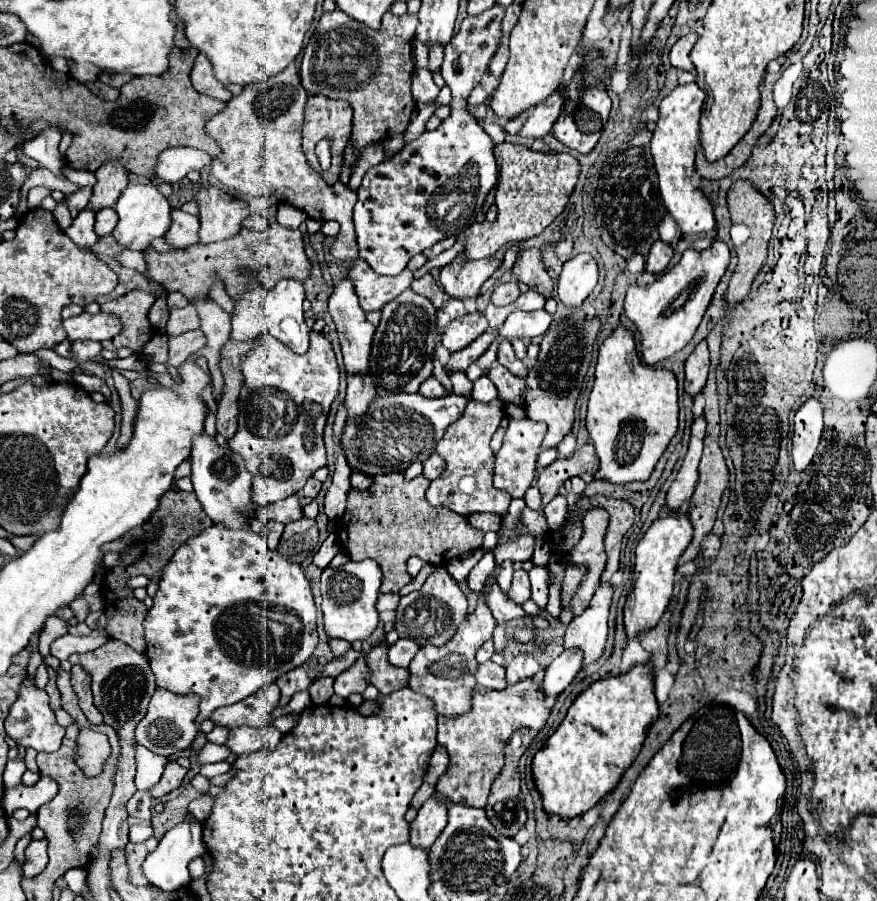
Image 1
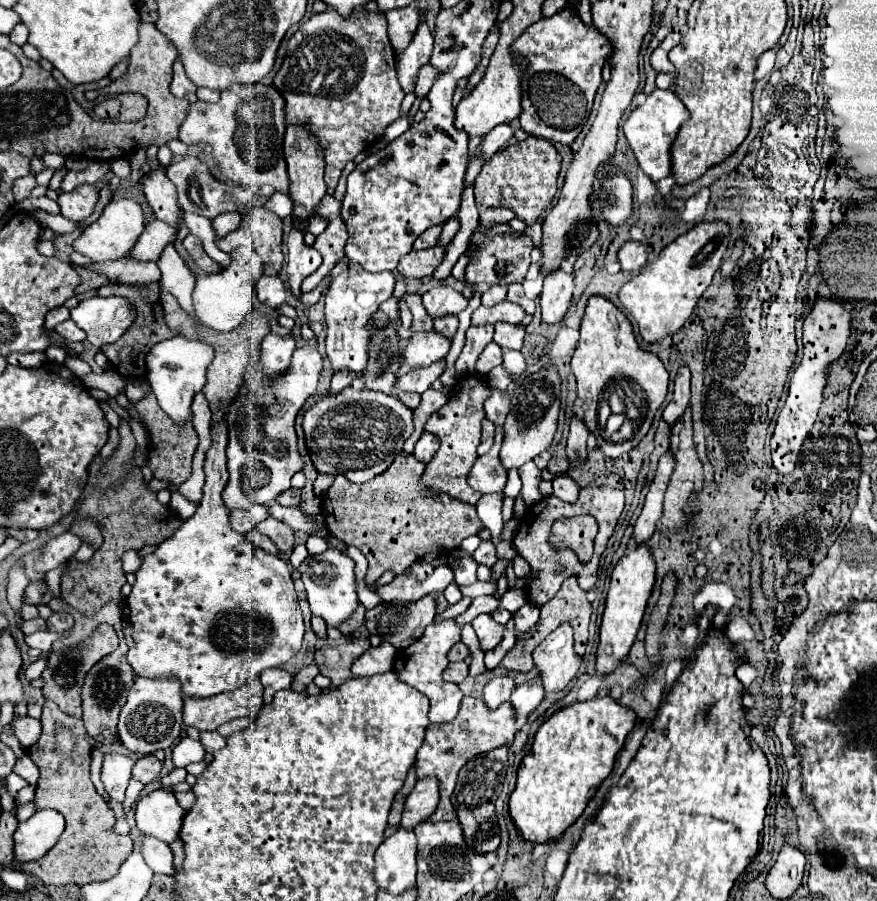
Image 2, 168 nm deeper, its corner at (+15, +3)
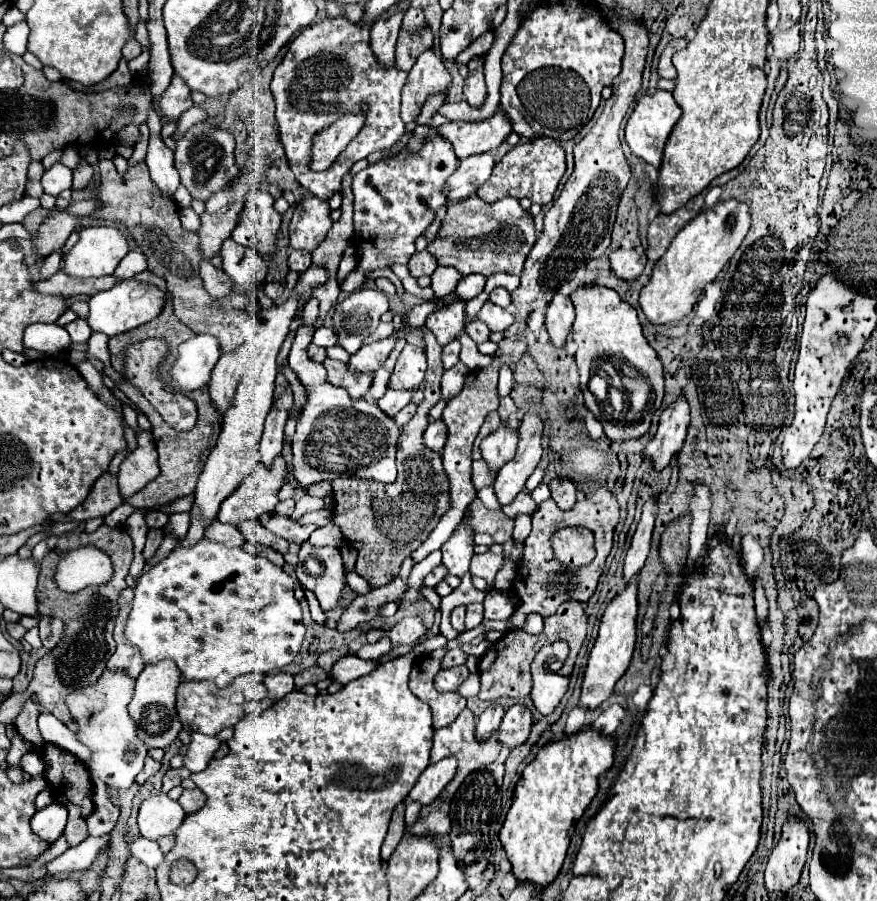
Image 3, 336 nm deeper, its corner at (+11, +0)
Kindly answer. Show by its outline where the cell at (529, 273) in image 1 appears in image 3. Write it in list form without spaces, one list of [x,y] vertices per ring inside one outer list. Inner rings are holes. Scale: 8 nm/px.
[[[468,196],[460,202],[452,202],[446,210],[442,226],[436,238],[428,244],[428,252],[440,266],[452,266],[464,276],[494,272],[522,274],[524,258],[536,242],[536,230],[530,210],[524,210],[516,198],[502,198],[496,202],[484,202],[480,196]]]

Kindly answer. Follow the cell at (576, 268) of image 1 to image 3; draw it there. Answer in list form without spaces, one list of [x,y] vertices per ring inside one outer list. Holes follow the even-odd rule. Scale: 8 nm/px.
[[[558,292],[546,310],[546,330],[548,330],[550,342],[556,348],[562,348],[566,344],[566,338],[572,328],[572,318],[574,318],[574,310],[572,310],[570,298]]]

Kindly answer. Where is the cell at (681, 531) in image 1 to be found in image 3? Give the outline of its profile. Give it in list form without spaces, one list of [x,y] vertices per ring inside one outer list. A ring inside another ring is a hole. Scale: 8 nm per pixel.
[[[632,582],[632,586],[626,586],[622,594],[618,594],[604,610],[604,616],[600,620],[598,638],[594,642],[594,648],[590,652],[586,670],[584,670],[584,682],[582,682],[582,694],[580,694],[580,708],[594,710],[598,708],[614,690],[614,684],[620,680],[620,676],[626,672],[634,644],[636,644],[636,614],[638,614],[638,584]]]

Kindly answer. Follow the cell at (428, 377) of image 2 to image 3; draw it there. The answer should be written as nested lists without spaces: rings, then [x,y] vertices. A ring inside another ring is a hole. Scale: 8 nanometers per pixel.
[[[388,390],[388,392],[376,402],[376,406],[378,406],[384,414],[388,414],[390,418],[394,418],[394,416],[410,402],[412,394],[414,394],[414,390],[400,390],[400,392]]]

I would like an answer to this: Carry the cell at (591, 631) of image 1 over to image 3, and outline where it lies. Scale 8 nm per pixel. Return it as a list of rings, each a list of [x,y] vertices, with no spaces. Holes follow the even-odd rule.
[[[556,642],[552,646],[546,646],[536,654],[532,662],[532,704],[534,710],[542,716],[548,716],[554,712],[558,702],[568,690],[570,678],[564,678],[558,674],[562,668],[562,662],[568,656],[568,644],[566,642]]]

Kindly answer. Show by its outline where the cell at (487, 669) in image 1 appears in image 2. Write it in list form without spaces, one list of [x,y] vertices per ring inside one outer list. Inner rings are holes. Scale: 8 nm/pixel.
[[[460,661],[460,663],[450,663],[444,671],[444,679],[452,681],[452,683],[460,683],[468,677],[468,663]]]

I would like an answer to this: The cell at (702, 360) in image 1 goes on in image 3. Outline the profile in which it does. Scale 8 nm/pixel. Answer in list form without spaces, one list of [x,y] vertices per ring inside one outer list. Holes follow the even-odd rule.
[[[678,398],[660,414],[660,424],[652,440],[642,450],[642,456],[650,460],[652,470],[664,470],[672,458],[676,458],[686,440],[686,428],[690,422],[690,410],[686,398]]]

